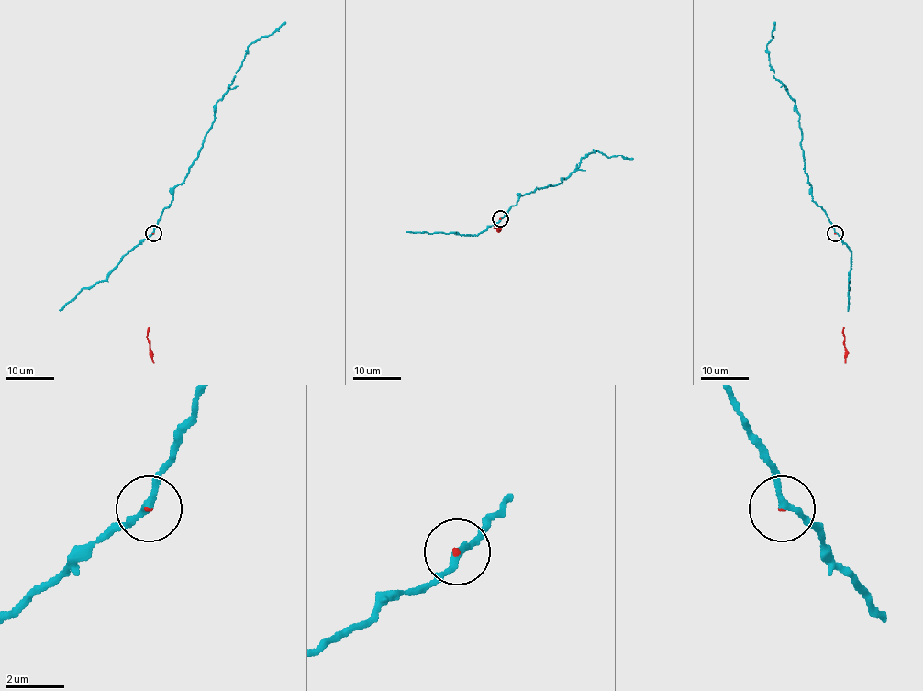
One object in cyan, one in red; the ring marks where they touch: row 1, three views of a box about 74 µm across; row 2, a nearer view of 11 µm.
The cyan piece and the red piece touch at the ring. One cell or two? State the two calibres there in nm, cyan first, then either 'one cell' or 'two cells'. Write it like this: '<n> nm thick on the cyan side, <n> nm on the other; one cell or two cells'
200 nm thick on the cyan side, 60 nm on the other; one cell

